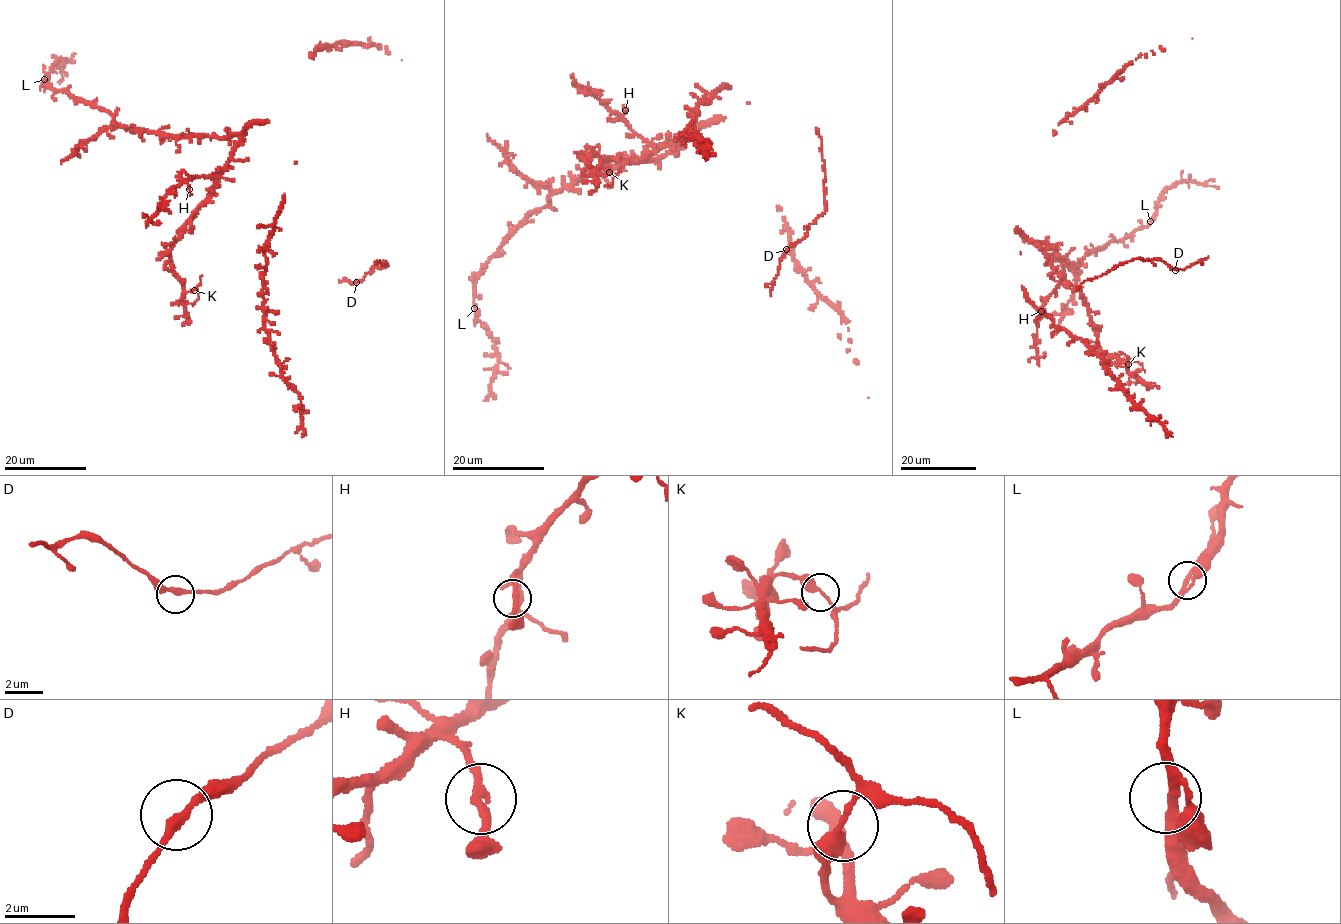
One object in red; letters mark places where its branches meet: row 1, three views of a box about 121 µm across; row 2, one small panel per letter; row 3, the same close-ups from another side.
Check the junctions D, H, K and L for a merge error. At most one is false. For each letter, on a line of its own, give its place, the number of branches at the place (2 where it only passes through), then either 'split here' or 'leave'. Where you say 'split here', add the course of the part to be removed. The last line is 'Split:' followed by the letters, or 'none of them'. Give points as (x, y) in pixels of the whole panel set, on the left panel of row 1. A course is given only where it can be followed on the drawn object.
D: at (356, 282); 2 branches meet; leave
H: at (189, 189); 2 branches meet; leave
K: at (194, 290); 2 branches meet; split here; foreign part runs (194, 290), (199, 294), (192, 305)
L: at (44, 79); 2 branches meet; leave
Split: K

